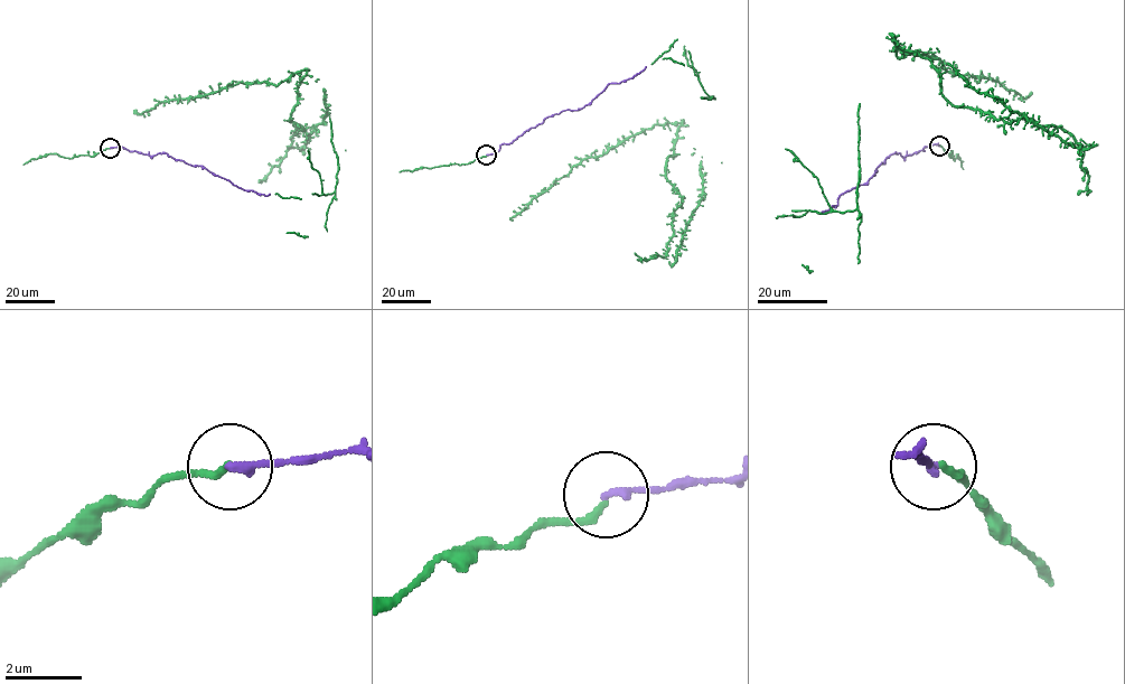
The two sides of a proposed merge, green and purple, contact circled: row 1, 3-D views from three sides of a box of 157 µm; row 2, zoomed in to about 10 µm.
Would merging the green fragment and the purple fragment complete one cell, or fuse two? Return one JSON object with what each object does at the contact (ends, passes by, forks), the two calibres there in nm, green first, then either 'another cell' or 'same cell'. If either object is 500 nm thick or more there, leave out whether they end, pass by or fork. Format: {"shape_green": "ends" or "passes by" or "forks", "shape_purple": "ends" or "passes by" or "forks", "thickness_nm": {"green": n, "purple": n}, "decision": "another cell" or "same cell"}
{"shape_green": "ends", "shape_purple": "ends", "thickness_nm": {"green": 190, "purple": 180}, "decision": "same cell"}

